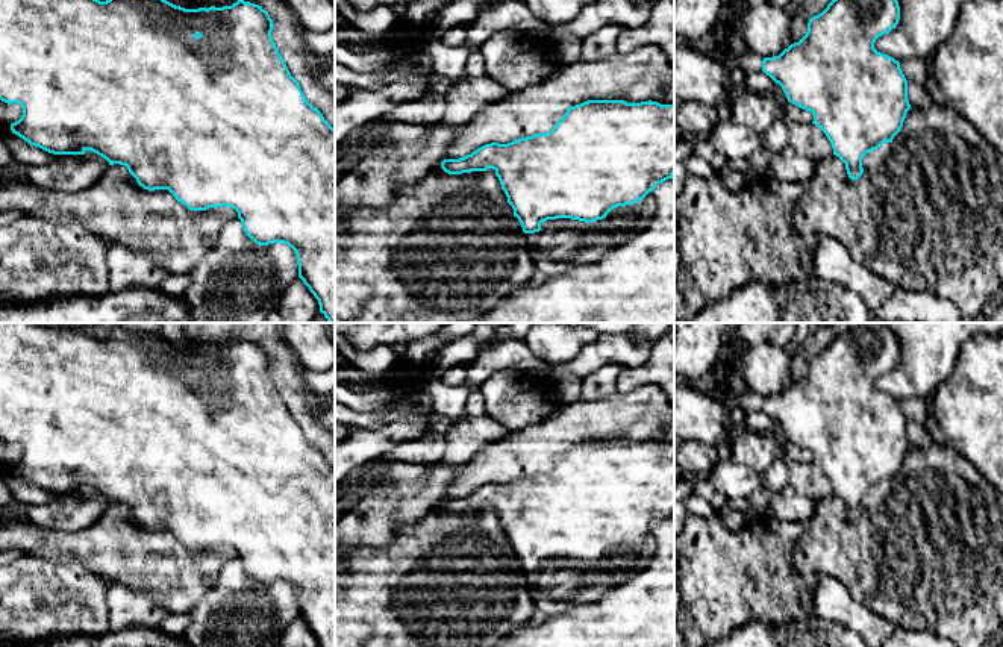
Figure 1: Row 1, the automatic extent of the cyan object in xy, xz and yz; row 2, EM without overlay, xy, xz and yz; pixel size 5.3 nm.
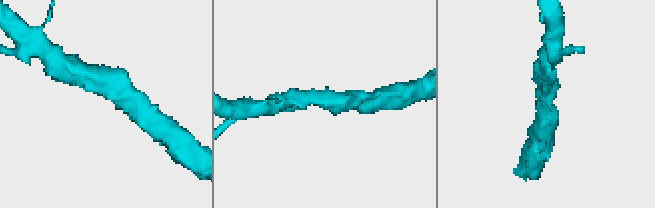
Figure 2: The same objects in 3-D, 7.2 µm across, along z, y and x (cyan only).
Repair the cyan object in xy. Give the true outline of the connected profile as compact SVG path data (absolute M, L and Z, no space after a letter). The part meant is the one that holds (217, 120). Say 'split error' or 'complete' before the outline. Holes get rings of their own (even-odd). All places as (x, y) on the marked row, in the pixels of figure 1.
complete | M0 0L0 100L8 105L18 103L23 108L21 118L11 124L11 130L30 145L39 147L53 155L85 155L86 150L91 150L105 158L109 165L126 165L129 173L144 189L168 189L174 198L183 203L189 211L206 211L209 208L221 206L233 208L238 212L244 232L256 244L268 245L283 242L295 252L298 277L318 300L320 312L329 323L335 323L335 129L324 120L323 114L306 100L298 82L291 76L271 38L273 27L273 20L262 6L244 0L238 0L232 6L211 6L208 9L185 9L167 0Z

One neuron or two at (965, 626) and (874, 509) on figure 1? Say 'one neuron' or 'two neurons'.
one neuron

